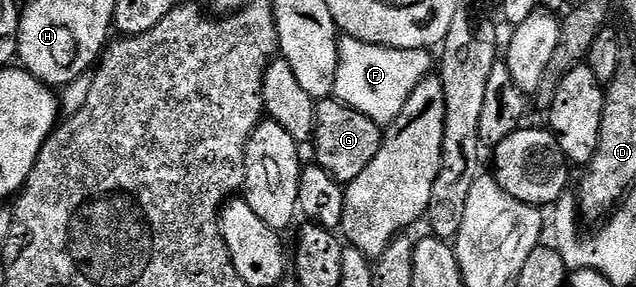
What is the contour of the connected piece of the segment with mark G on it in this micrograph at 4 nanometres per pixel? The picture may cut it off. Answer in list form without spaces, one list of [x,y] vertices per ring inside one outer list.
[[[335,99],[317,100],[314,110],[315,120],[310,145],[316,148],[315,164],[321,165],[335,181],[347,183],[358,179],[358,175],[362,175],[362,171],[370,167],[370,159],[378,155],[381,126],[375,125],[366,115],[354,111],[348,105],[341,105]]]

